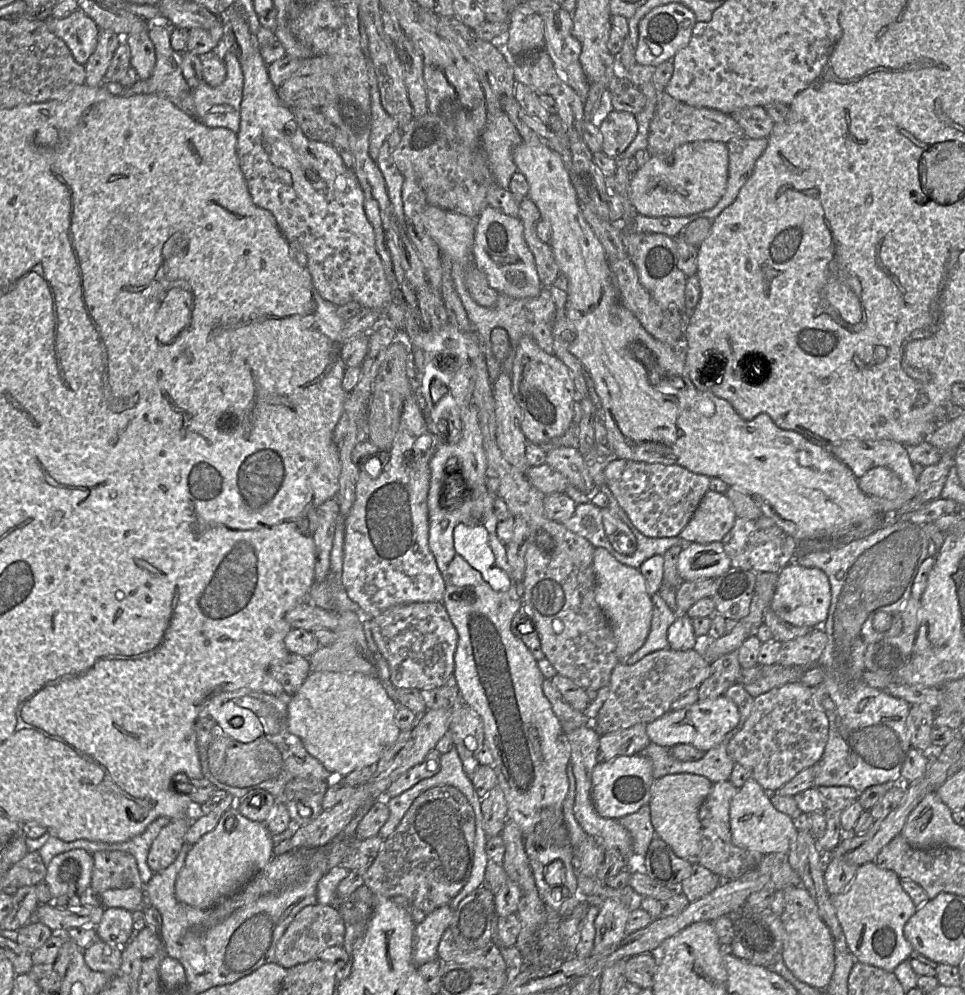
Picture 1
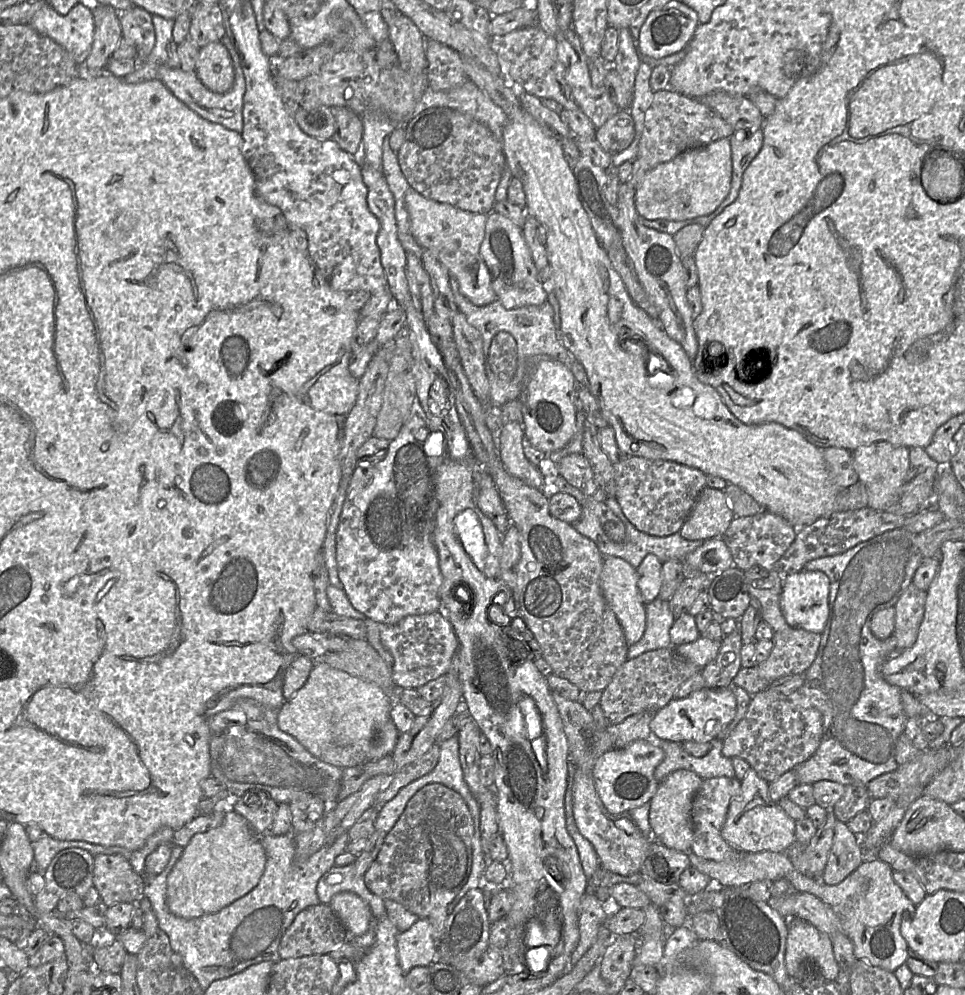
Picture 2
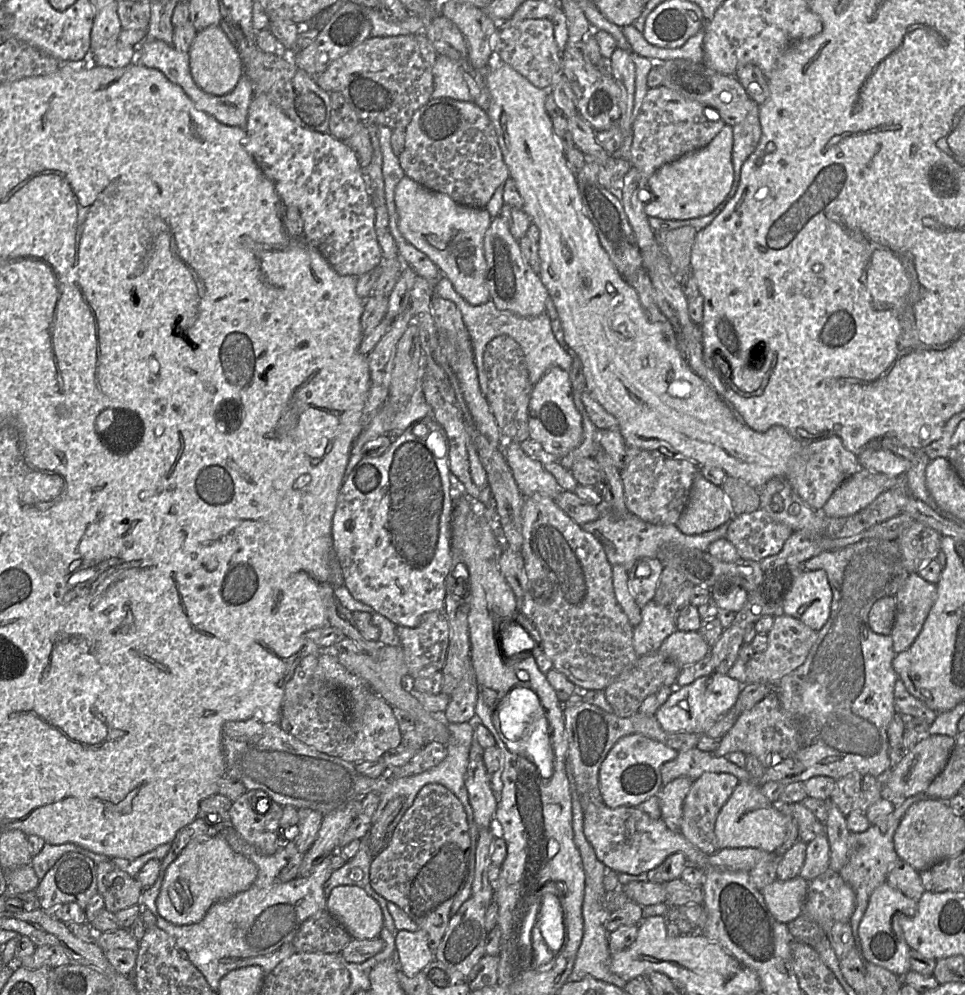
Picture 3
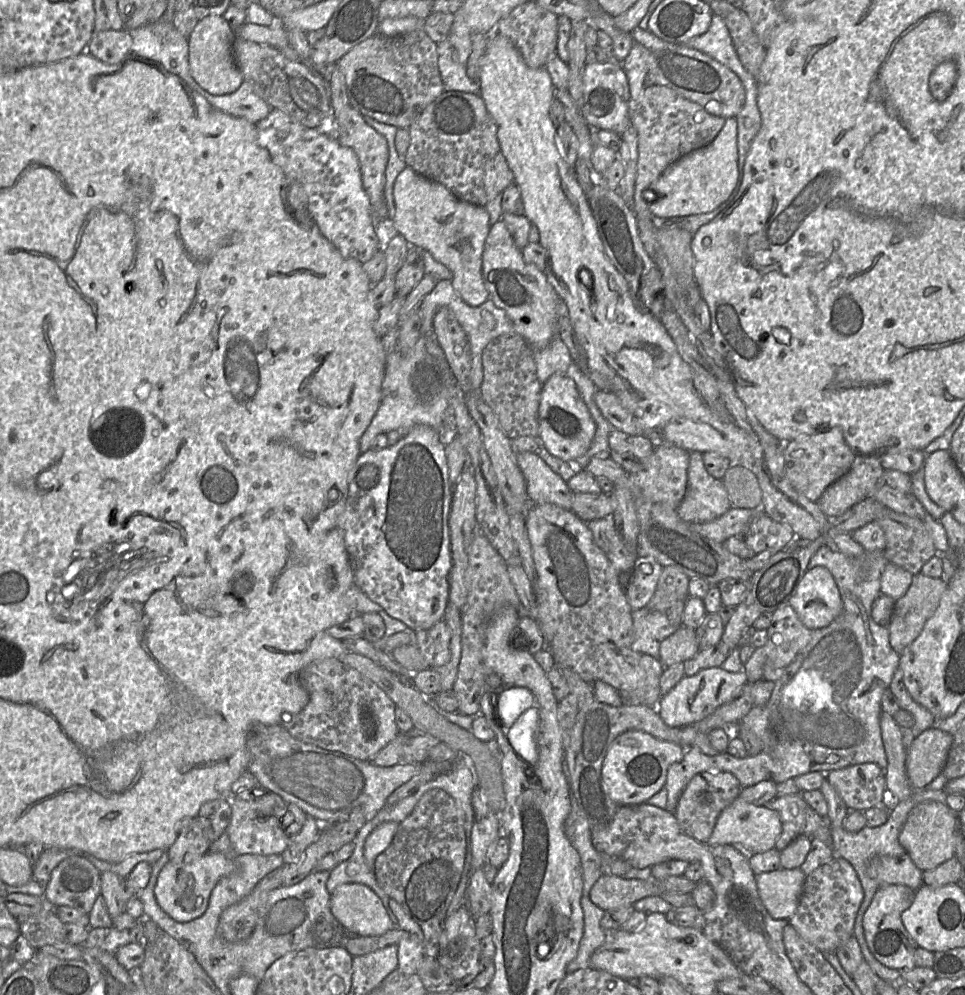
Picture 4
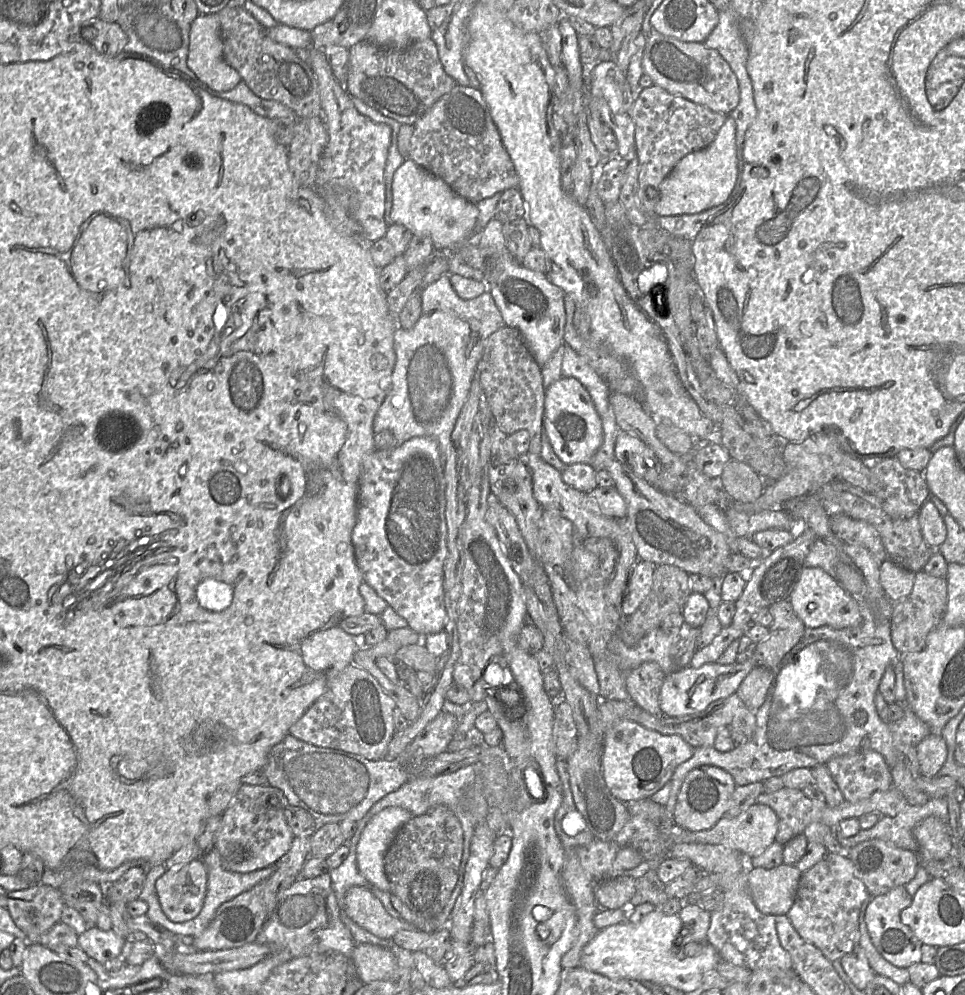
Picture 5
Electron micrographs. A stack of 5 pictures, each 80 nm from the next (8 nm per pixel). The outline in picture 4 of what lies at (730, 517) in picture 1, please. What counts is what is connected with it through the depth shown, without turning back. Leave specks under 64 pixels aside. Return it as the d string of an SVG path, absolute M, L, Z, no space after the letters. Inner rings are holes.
M689 452L687 486L685 495L677 508L678 516L693 524L715 520L731 507L722 483L710 476L702 460L702 453Z

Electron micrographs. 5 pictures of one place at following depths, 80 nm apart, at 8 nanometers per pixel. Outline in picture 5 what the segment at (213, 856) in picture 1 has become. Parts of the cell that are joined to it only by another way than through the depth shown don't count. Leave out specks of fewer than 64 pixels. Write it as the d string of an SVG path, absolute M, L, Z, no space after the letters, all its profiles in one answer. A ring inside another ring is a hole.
M202 859L167 869L156 880L155 889L163 913L169 920L182 923L194 919L201 911L207 890L207 871Z

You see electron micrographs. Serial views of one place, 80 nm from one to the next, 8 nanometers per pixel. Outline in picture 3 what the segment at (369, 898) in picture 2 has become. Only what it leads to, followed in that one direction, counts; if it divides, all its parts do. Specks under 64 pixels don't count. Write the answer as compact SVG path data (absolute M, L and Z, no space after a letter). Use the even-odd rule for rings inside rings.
M368 835L360 839L360 848L356 855L348 860L341 868L334 870L323 886L324 895L328 899L332 890L340 885L358 886L375 899L381 907L384 919L384 927L391 933L396 933L396 927L392 915L387 908L387 900L380 896L371 887L370 867L373 855L370 850Z

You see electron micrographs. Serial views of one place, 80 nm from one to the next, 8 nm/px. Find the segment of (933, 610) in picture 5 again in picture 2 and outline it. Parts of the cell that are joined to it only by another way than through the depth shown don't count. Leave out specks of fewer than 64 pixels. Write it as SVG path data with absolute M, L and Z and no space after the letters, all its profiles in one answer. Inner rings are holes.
M911 583L897 601L895 605L896 621L892 634L896 638L897 650L903 651L915 643L924 617L926 598L927 591L919 589Z

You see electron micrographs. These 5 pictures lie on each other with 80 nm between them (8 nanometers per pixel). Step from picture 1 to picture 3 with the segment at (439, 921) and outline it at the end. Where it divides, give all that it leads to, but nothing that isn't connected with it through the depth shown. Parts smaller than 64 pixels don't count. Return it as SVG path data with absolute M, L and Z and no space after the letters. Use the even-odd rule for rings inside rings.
M422 929L415 932L397 931L395 948L398 968L408 977L415 976L435 958L428 945L427 934Z

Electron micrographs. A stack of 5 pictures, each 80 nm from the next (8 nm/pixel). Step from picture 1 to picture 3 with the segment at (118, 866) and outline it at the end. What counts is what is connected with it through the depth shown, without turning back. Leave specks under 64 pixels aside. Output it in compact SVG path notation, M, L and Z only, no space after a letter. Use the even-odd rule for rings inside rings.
M103 861L96 864L96 871L98 893L103 897L105 908L108 911L116 913L122 909L140 903L144 889L135 877L130 876L111 861Z

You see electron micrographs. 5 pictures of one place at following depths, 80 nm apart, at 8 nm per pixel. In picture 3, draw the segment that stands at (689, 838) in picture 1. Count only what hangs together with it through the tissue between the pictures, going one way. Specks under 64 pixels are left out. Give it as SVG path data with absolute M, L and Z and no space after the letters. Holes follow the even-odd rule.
M678 777L665 786L661 786L657 794L661 811L660 818L670 830L680 831L682 804L692 782L687 777Z

